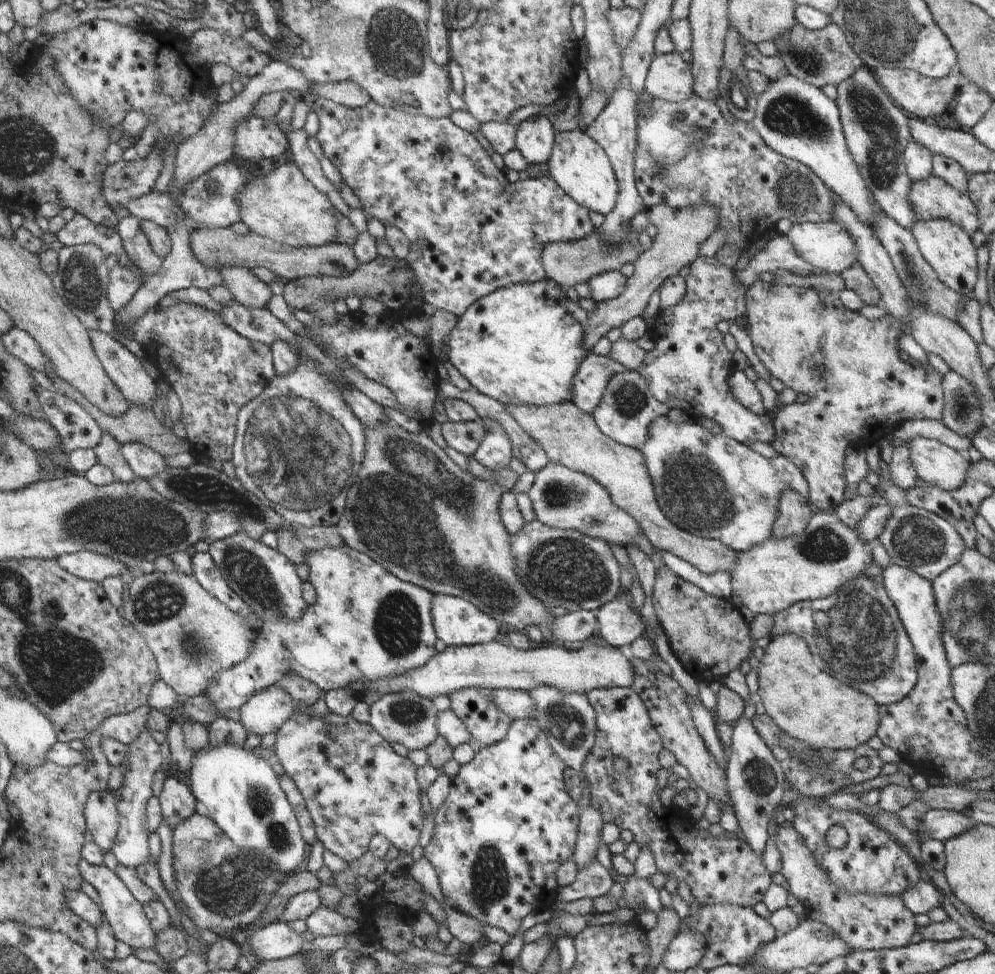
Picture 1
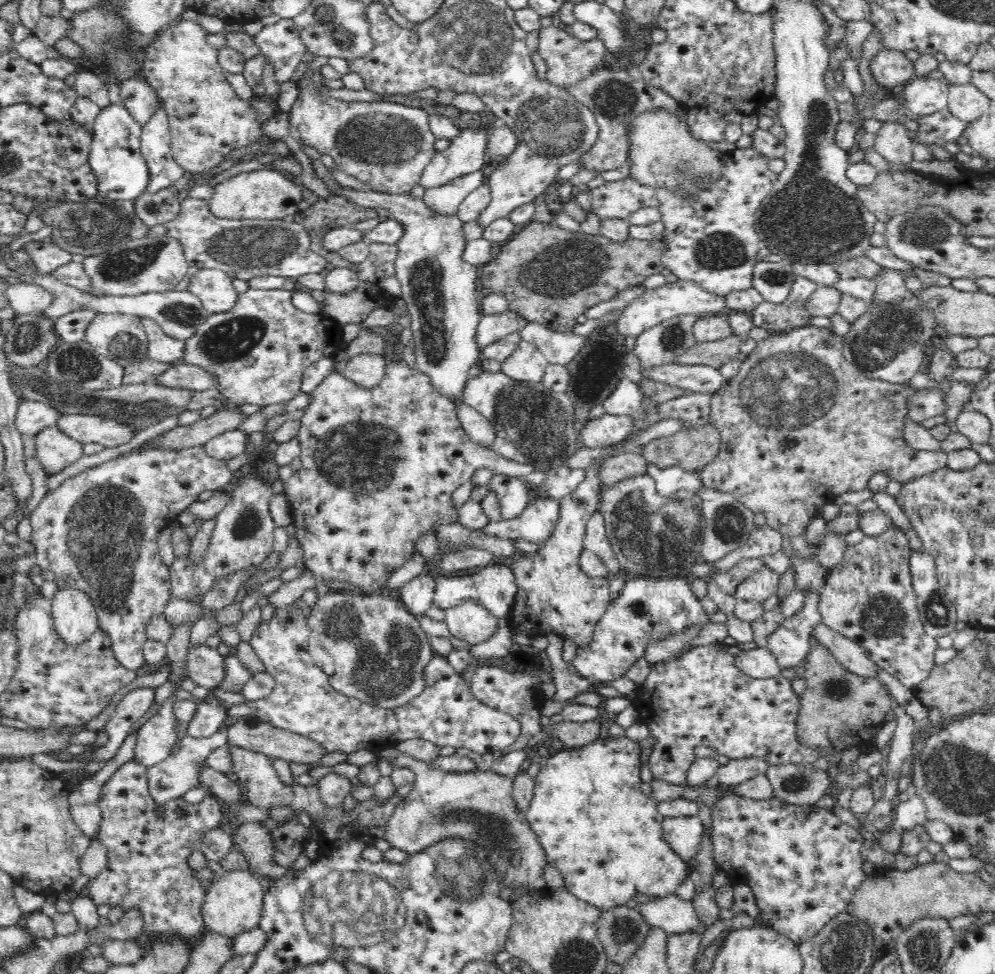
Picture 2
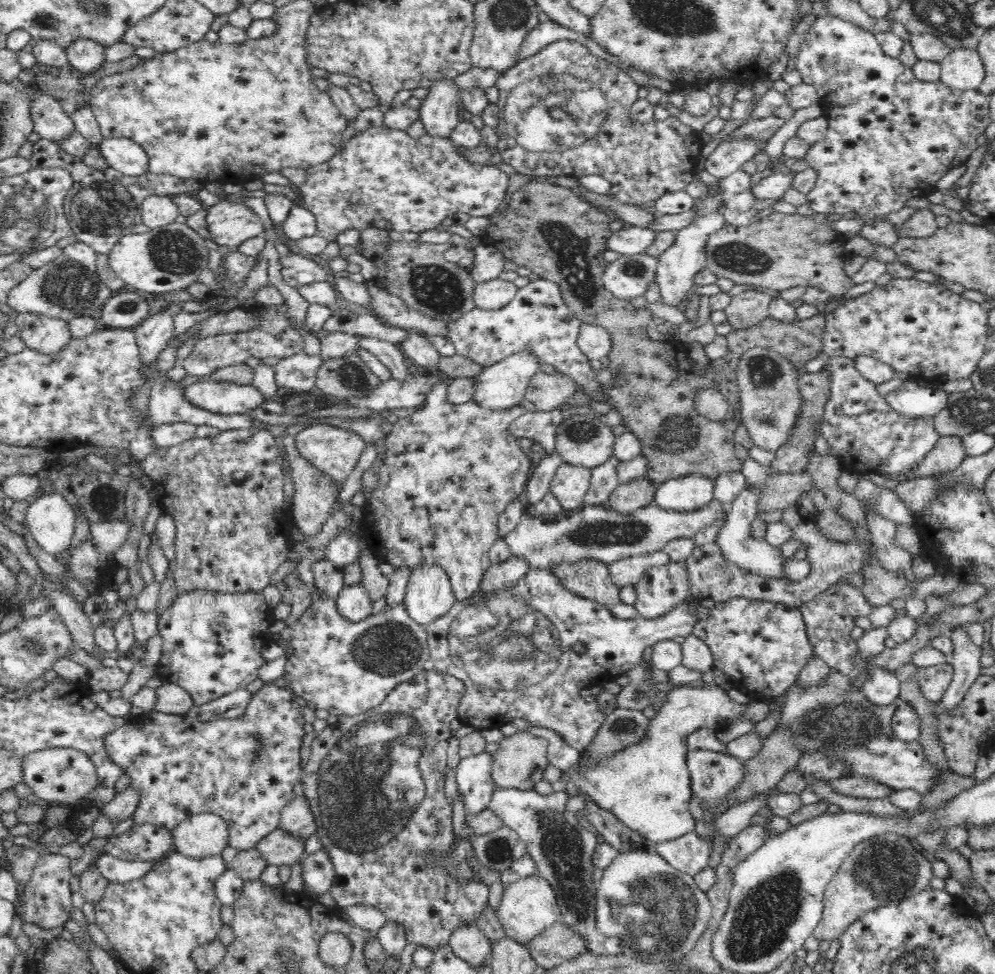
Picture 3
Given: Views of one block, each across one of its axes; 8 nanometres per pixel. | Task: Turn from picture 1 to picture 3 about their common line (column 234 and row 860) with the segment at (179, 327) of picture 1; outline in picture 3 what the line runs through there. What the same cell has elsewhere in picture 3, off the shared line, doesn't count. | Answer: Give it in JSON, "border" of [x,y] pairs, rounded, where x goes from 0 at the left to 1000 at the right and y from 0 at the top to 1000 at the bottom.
{"border":[[[431,684],[429,688],[419,692],[416,698],[398,704],[398,707],[394,708],[388,720],[378,728],[372,728],[367,733],[354,736],[332,734],[327,749],[313,764],[313,775],[309,785],[304,791],[302,799],[306,806],[306,817],[312,823],[314,835],[316,835],[316,840],[320,844],[318,856],[324,866],[324,870],[328,870],[328,874],[332,878],[332,884],[336,888],[337,900],[331,916],[339,926],[340,932],[346,933],[357,928],[377,930],[388,939],[389,945],[395,945],[398,949],[403,949],[408,953],[409,967],[418,969],[420,972],[442,973],[442,971],[450,971],[454,959],[460,951],[478,950],[480,940],[491,930],[490,909],[484,905],[465,908],[457,901],[452,901],[447,895],[447,891],[445,891],[445,881],[453,874],[453,867],[457,861],[454,851],[456,846],[453,841],[455,828],[448,821],[446,795],[438,795],[434,791],[434,783],[431,780],[438,764],[443,761],[450,761],[454,756],[460,759],[466,758],[476,751],[474,745],[463,744],[458,755],[452,753],[452,743],[460,738],[459,732],[466,713],[467,703],[464,699],[452,694],[452,692],[439,690]]]}

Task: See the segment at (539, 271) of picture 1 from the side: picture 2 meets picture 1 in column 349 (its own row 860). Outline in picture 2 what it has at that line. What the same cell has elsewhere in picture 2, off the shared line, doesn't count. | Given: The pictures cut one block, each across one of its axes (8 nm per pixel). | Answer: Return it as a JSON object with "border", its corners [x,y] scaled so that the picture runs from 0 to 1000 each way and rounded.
{"border":[[[134,778],[123,784],[106,804],[98,823],[102,846],[96,859],[108,873],[109,887],[96,901],[90,903],[89,921],[97,929],[119,929],[124,936],[129,933],[141,933],[145,944],[144,955],[135,963],[135,967],[141,971],[160,965],[173,967],[177,963],[186,965],[191,971],[199,969],[208,955],[204,947],[202,928],[205,926],[206,914],[212,905],[198,901],[194,897],[195,892],[189,889],[189,881],[195,873],[200,873],[201,864],[207,854],[222,849],[223,833],[220,821],[211,815],[200,826],[191,828],[182,818],[160,829],[149,810],[148,787]]]}

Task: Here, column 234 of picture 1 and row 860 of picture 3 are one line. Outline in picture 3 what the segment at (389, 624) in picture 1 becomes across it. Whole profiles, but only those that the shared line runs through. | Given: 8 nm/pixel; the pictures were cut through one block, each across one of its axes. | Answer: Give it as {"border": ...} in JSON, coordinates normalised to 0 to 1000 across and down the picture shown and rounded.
{"border":[[[697,852],[671,862],[661,868],[654,869],[671,887],[681,895],[697,899],[704,893],[712,890],[716,864],[706,862]]]}

